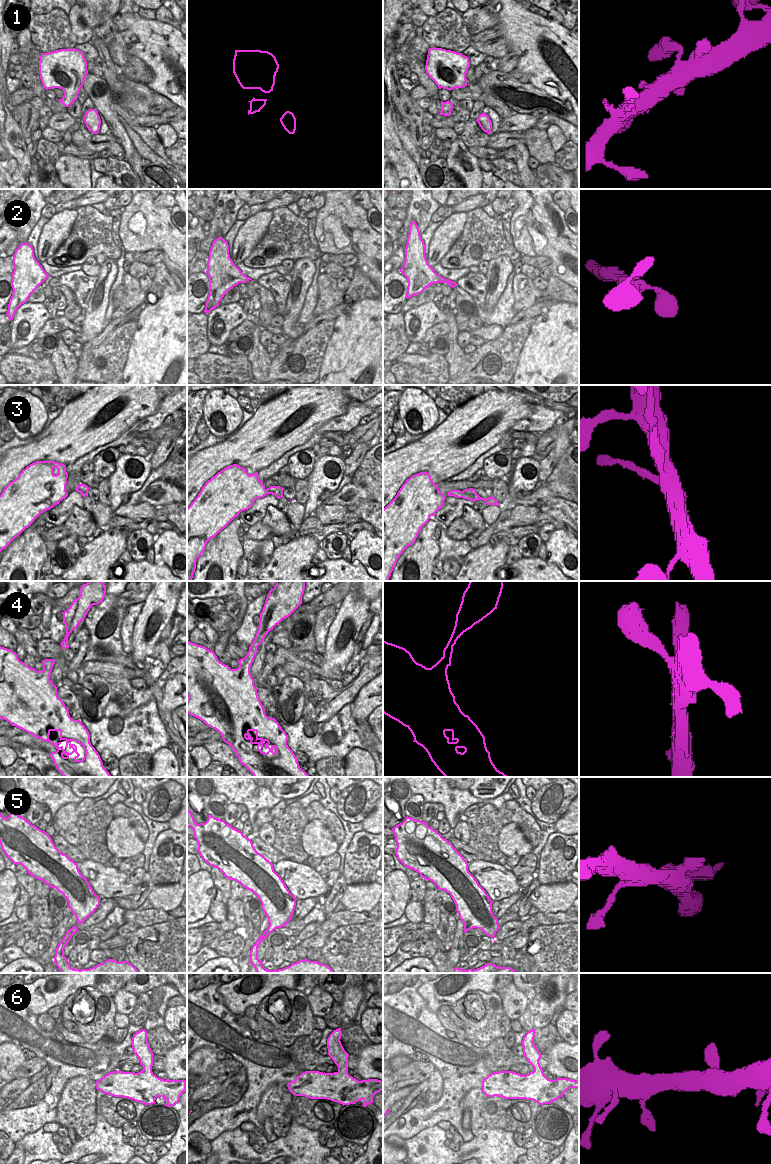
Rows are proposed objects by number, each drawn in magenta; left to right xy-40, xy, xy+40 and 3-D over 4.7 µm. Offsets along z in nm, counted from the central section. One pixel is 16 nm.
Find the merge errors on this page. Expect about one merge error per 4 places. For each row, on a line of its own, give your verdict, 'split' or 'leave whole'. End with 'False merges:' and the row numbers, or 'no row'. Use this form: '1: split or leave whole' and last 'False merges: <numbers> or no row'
1: leave whole
2: leave whole
3: split
4: leave whole
5: leave whole
6: leave whole
False merges: 3

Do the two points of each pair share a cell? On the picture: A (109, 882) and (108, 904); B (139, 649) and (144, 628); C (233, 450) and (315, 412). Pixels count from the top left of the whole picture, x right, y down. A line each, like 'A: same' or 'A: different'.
A: different
B: same
C: same

